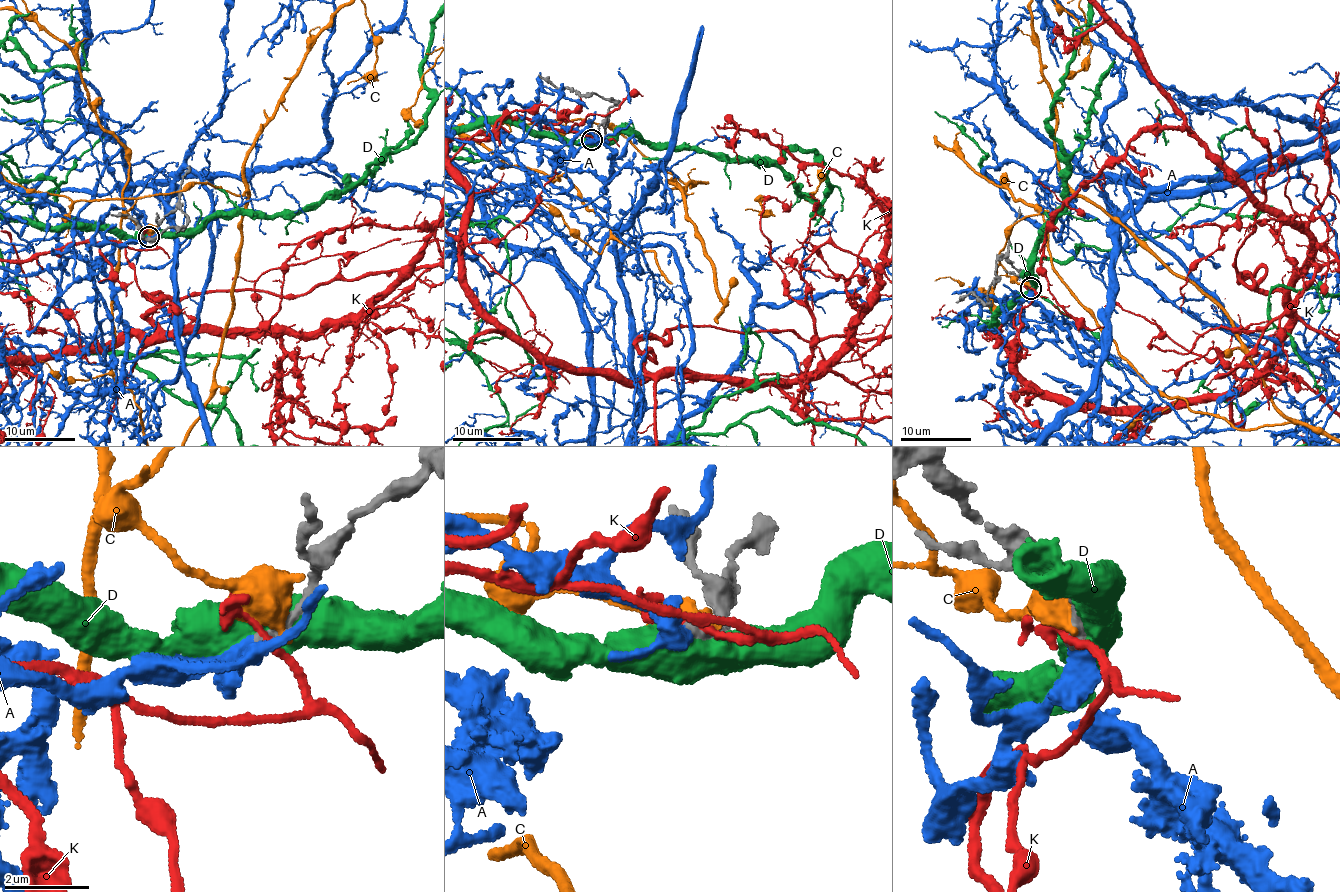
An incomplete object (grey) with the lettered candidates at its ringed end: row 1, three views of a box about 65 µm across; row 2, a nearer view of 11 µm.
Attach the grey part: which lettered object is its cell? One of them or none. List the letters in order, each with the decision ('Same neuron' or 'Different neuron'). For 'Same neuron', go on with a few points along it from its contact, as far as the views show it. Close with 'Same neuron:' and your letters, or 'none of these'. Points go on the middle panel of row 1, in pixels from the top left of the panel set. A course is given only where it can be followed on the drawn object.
A: Same neuron
C: Different neuron
D: Different neuron
K: Different neuron
Same neuron: A

